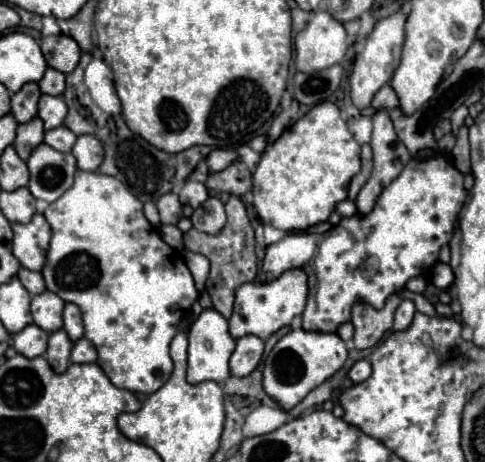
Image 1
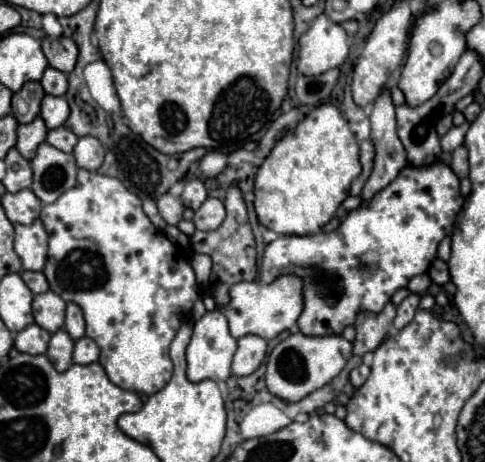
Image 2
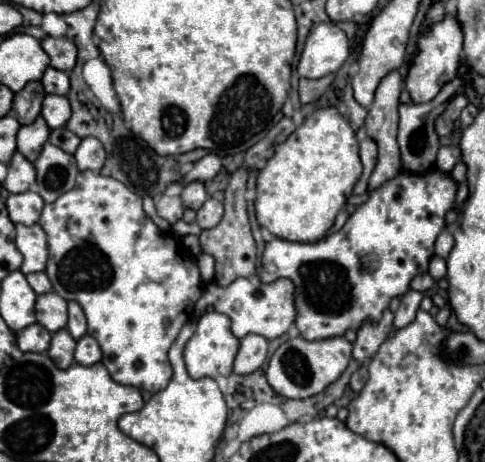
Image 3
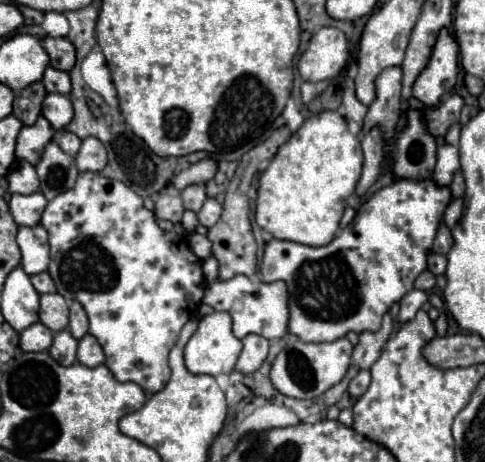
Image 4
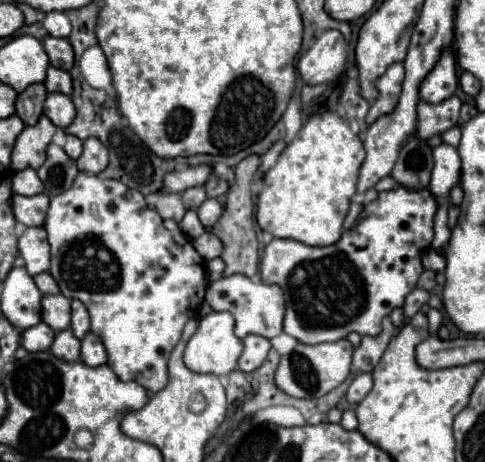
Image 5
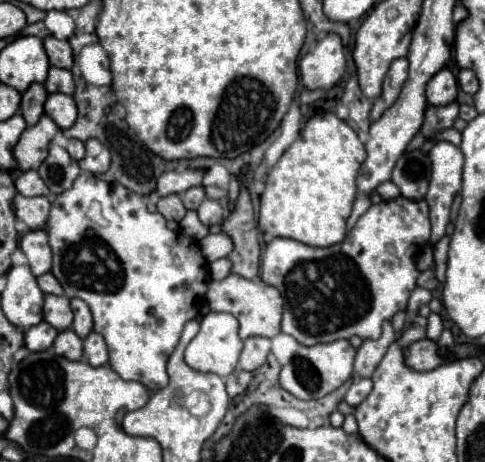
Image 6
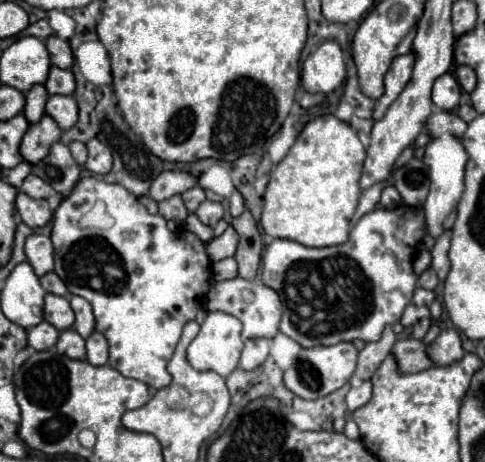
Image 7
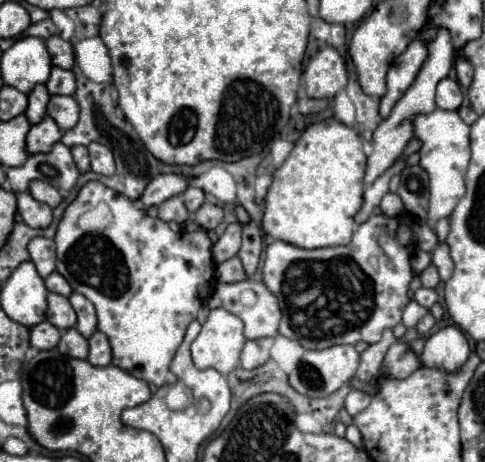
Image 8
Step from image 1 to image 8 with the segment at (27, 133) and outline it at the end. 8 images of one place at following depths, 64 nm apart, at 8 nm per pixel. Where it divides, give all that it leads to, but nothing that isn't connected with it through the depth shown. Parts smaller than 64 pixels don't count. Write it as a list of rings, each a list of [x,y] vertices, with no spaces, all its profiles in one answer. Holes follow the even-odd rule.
[[[46,116],[40,124],[34,124],[28,132],[28,154],[46,154],[52,150],[52,146],[62,138],[62,132],[58,124]]]

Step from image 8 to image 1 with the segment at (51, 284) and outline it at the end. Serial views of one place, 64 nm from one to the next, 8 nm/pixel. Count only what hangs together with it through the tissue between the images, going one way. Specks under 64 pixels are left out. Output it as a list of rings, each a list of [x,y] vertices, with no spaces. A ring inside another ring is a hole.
[[[20,268],[20,272],[16,274],[18,280],[22,282],[22,286],[34,296],[34,294],[42,294],[46,290],[44,286],[44,278],[40,272],[32,272],[32,270],[26,270],[26,268]]]

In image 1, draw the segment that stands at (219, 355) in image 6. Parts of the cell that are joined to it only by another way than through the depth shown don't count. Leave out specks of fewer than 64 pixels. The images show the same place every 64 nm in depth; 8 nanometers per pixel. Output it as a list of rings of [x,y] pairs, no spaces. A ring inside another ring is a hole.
[[[204,310],[198,320],[190,326],[190,346],[188,346],[188,382],[198,384],[204,380],[224,382],[230,376],[228,360],[234,352],[236,340],[228,332],[228,320],[216,310]]]

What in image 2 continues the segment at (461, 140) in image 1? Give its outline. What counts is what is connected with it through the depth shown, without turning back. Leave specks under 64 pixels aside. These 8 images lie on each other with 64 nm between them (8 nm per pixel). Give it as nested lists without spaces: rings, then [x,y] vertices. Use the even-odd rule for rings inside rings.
[[[464,146],[456,148],[452,152],[452,172],[456,172],[458,178],[466,178],[468,176],[468,152]]]

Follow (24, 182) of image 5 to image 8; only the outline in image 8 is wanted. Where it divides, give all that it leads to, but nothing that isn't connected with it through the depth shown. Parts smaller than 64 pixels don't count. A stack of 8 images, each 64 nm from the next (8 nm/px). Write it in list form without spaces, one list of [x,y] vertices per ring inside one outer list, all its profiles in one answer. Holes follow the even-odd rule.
[[[34,180],[30,184],[30,194],[38,200],[38,202],[44,202],[48,204],[50,208],[56,208],[60,202],[62,202],[62,194],[52,188],[48,182],[42,182],[42,180]]]

